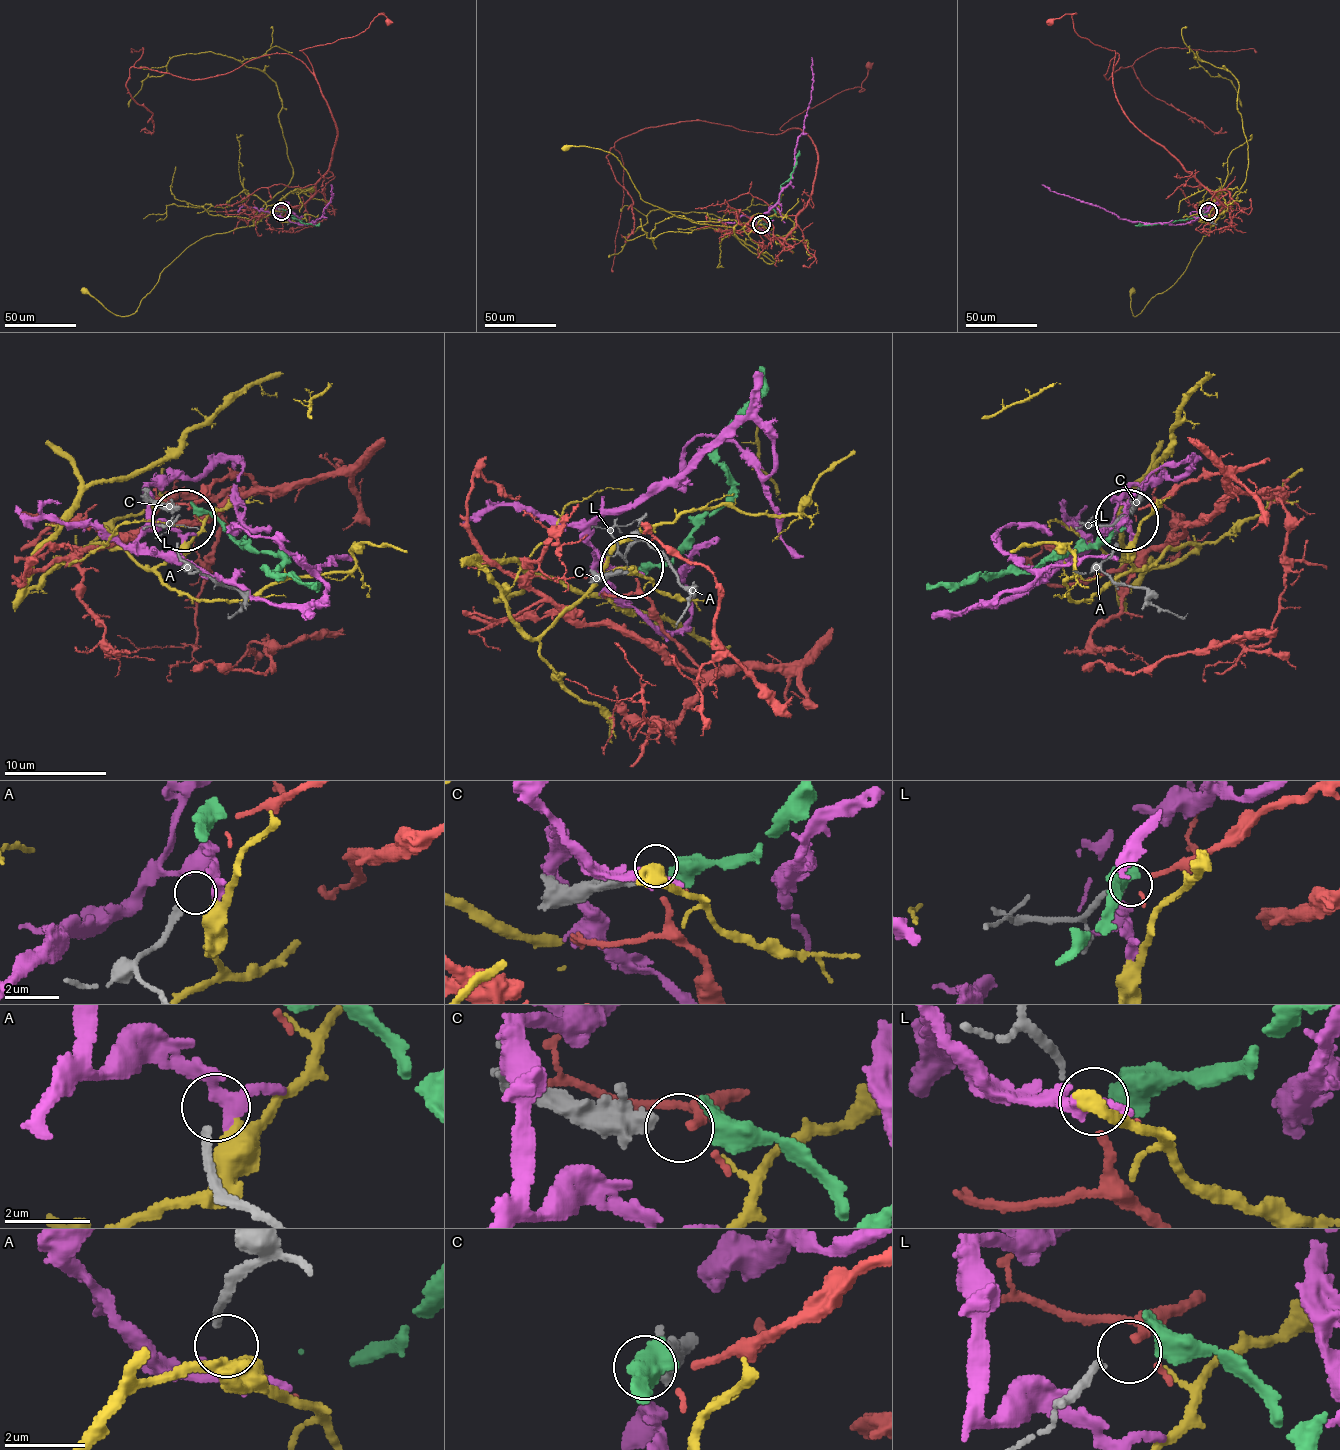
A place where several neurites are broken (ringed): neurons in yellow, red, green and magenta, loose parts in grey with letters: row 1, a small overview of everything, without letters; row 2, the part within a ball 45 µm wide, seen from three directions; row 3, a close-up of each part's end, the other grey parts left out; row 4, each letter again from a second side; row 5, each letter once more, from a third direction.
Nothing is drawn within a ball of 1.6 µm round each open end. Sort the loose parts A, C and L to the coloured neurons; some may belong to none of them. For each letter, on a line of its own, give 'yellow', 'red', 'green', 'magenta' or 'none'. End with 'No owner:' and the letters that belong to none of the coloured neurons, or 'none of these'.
A: none
C: green
L: red
No owner: A

